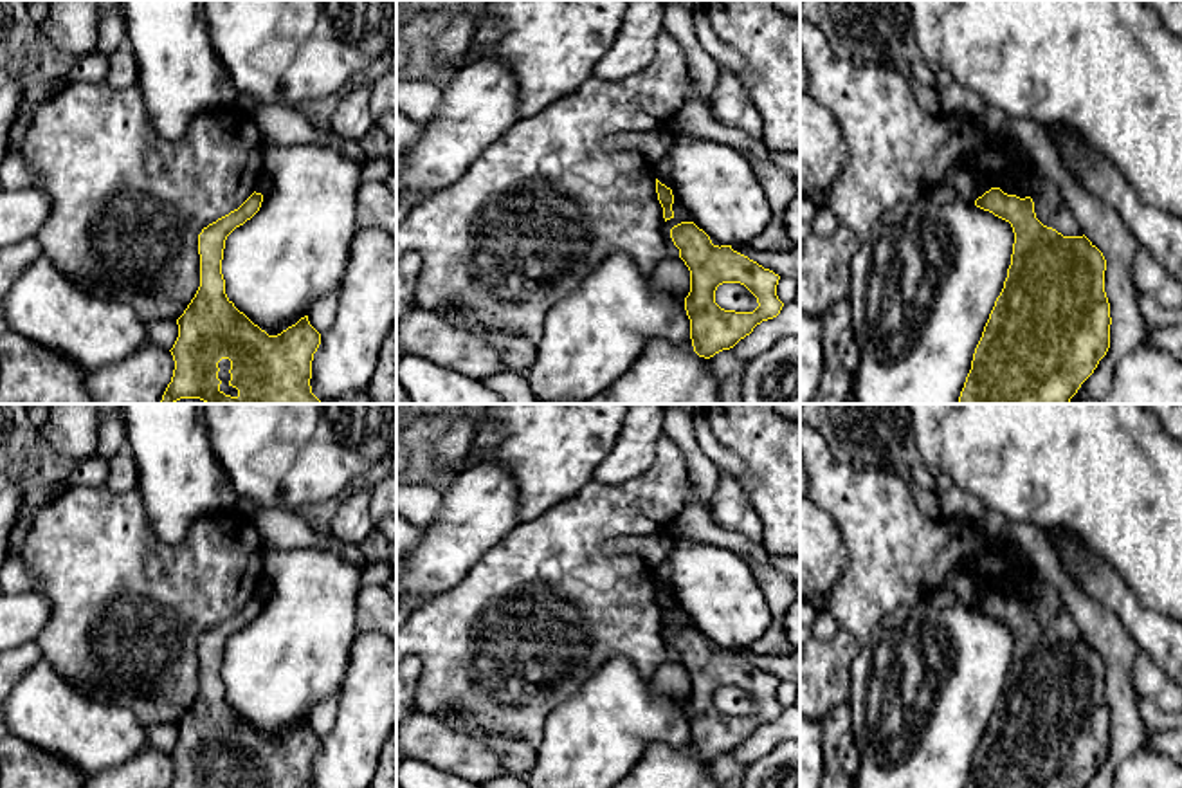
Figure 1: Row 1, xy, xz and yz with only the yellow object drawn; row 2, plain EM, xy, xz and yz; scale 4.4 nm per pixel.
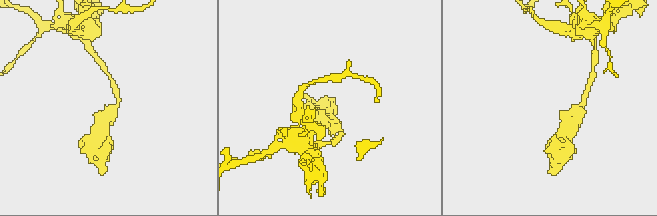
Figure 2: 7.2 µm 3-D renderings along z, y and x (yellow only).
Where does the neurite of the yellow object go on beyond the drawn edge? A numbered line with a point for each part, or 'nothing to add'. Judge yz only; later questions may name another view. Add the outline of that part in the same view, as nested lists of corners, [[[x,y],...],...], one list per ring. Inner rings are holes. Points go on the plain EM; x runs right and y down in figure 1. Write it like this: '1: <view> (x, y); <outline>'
nothing to add

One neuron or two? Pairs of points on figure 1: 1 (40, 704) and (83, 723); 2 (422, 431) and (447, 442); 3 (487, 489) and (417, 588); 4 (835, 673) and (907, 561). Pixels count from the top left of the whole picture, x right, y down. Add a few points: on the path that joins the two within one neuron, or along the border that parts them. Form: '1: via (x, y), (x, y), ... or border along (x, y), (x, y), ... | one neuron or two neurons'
1: via (51, 713), (62, 722), (72, 723) | one neuron
2: border along (451, 422), (433, 442), (433, 464), (440, 471) | two neurons
3: via (476, 514), (438, 563) | one neuron
4: border along (840, 626), (860, 642) | two neurons

